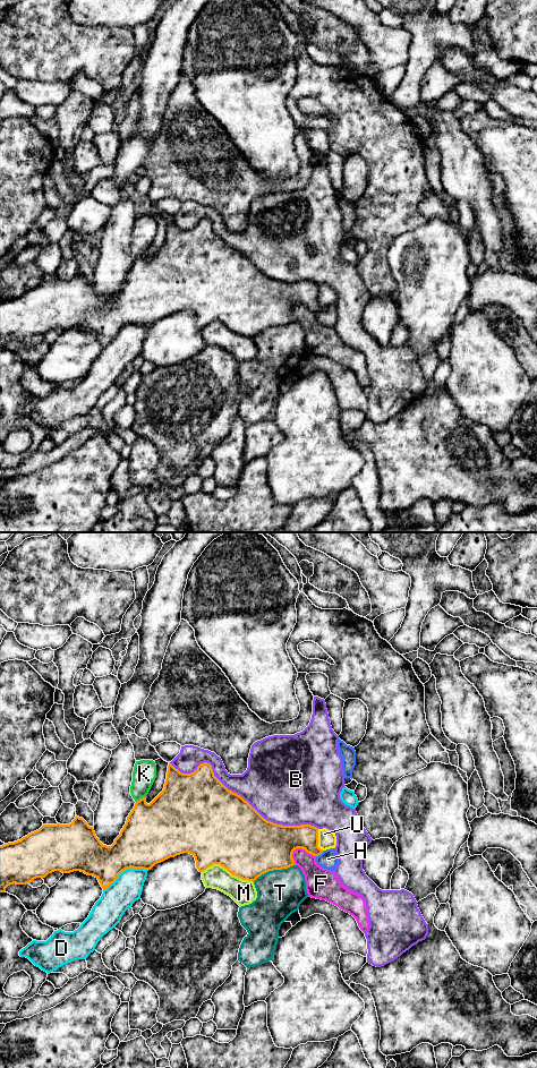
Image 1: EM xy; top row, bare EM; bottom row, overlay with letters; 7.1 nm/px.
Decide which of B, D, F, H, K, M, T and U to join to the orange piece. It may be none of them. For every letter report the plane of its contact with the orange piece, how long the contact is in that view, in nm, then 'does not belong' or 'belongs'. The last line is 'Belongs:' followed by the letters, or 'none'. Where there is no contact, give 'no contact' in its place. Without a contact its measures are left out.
B: meets orange in xy; contact 1150 nm long; does not belong
D: meets orange in xy; contact 340 nm long; does not belong
F: meets orange in xy; contact 170 nm long; does not belong
H: meets orange in xy; contact 80 nm long; does not belong
K: meets orange in xy; contact 90 nm long; does not belong
M: meets orange in xy; contact 380 nm long; does not belong
T: meets orange in xy; contact 320 nm long; does not belong
U: meets orange in xy; contact 160 nm long; does not belong
Belongs: none

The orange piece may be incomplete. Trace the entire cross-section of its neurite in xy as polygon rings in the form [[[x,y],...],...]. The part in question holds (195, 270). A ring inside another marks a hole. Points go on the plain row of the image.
[[[169,219],[163,247],[150,260],[146,259],[146,253],[135,259],[126,281],[111,302],[103,301],[96,293],[94,283],[90,283],[77,272],[69,281],[43,281],[20,297],[0,302],[0,349],[5,349],[6,344],[14,340],[31,341],[34,335],[43,335],[54,327],[84,328],[95,333],[101,343],[106,345],[126,325],[148,327],[155,321],[184,309],[195,314],[199,328],[213,321],[220,321],[232,332],[254,339],[268,327],[296,322],[292,309],[297,305],[302,305],[314,313],[321,311],[323,306],[318,304],[318,284],[310,281],[282,282],[267,277],[240,251],[229,247],[214,232],[212,222],[207,219],[201,220],[191,230],[182,230]]]

